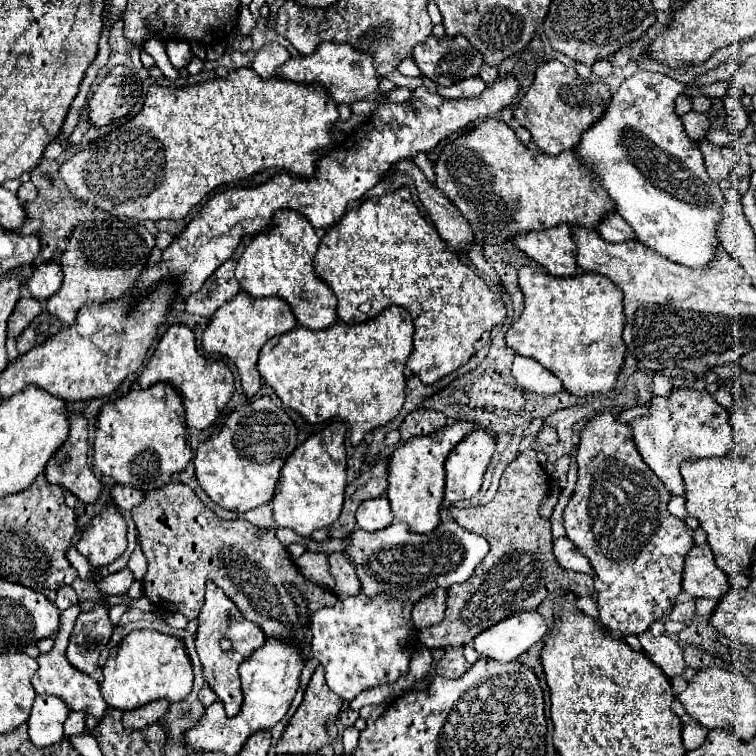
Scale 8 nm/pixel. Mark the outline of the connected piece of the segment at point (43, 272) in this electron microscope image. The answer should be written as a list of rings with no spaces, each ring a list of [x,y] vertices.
[[[47,262],[35,268],[33,276],[27,280],[27,290],[31,294],[31,298],[35,300],[49,300],[53,296],[53,292],[57,292],[61,288],[63,282],[63,272],[61,266],[57,262]]]

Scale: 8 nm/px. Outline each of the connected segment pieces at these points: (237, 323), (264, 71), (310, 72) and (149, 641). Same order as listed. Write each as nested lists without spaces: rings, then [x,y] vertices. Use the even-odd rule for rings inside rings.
[[[241,290],[233,300],[223,304],[211,316],[211,322],[203,334],[203,348],[209,354],[219,354],[219,356],[231,358],[239,370],[245,396],[253,398],[261,386],[261,376],[259,376],[257,366],[255,366],[261,346],[269,338],[285,334],[287,330],[293,330],[295,326],[297,326],[297,320],[295,320],[295,316],[285,300],[281,300],[281,298],[259,298],[257,300]]]
[[[277,42],[265,44],[265,46],[257,52],[255,60],[251,62],[251,68],[253,68],[263,80],[269,80],[269,78],[277,76],[277,68],[279,68],[287,58],[289,58],[289,52],[287,52],[281,44],[277,44]]]
[[[331,42],[319,44],[311,56],[289,58],[283,64],[283,68],[279,68],[279,78],[287,78],[287,80],[299,82],[299,84],[319,82],[327,88],[327,92],[331,94],[331,98],[337,104],[363,100],[369,94],[377,92],[377,84],[379,84],[371,56],[367,56],[355,48],[347,48],[347,44],[331,44]]]
[[[133,630],[131,634],[127,634],[109,654],[107,664],[103,666],[103,684],[101,684],[101,694],[105,698],[105,702],[111,708],[117,710],[133,710],[139,708],[147,702],[153,700],[167,700],[167,702],[181,702],[189,696],[191,688],[193,688],[193,670],[191,670],[191,660],[187,656],[185,644],[179,636],[171,636],[171,634],[161,634],[157,630]]]

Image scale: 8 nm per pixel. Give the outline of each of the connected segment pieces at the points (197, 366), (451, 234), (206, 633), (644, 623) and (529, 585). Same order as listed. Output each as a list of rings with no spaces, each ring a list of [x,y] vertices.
[[[185,324],[169,326],[169,330],[161,336],[153,358],[139,374],[141,388],[149,388],[157,382],[169,382],[181,394],[183,404],[185,404],[187,428],[195,428],[195,430],[209,428],[219,416],[219,412],[223,410],[223,406],[229,402],[235,390],[233,374],[227,368],[227,364],[223,362],[207,364],[207,360],[195,348],[193,332]]]
[[[401,160],[395,166],[395,170],[405,172],[405,174],[409,174],[415,180],[415,186],[417,186],[417,192],[419,192],[419,200],[427,208],[431,220],[435,222],[435,228],[437,228],[439,236],[455,252],[465,254],[467,248],[473,244],[473,234],[471,234],[471,226],[461,216],[461,212],[443,196],[441,190],[437,190],[437,186],[433,186],[433,184],[427,182],[427,178],[415,166],[415,162]]]
[[[207,582],[205,588],[205,604],[199,614],[199,628],[195,634],[195,648],[203,666],[203,676],[209,682],[211,690],[217,694],[217,698],[225,704],[227,716],[235,716],[243,704],[241,694],[241,682],[239,682],[239,664],[251,656],[255,648],[259,648],[265,640],[265,634],[259,630],[257,624],[251,624],[243,618],[239,608],[223,594],[223,590]]]
[[[605,408],[593,414],[581,430],[575,452],[579,480],[567,508],[563,510],[563,526],[567,530],[567,538],[591,560],[593,572],[601,580],[597,592],[599,620],[609,630],[625,636],[645,632],[675,606],[675,598],[683,590],[683,560],[693,548],[693,530],[683,520],[667,512],[671,492],[667,492],[663,482],[641,460],[633,442],[631,426],[619,422],[619,412],[621,408]]]
[[[525,450],[505,468],[501,486],[489,504],[463,510],[451,508],[451,518],[459,526],[485,536],[491,544],[491,550],[465,584],[455,584],[447,590],[449,598],[443,622],[419,630],[419,642],[423,646],[465,646],[479,632],[491,628],[499,620],[515,616],[515,612],[537,608],[549,594],[573,592],[575,596],[587,596],[595,592],[595,580],[591,574],[565,570],[553,556],[551,524],[539,516],[539,504],[543,502],[549,488],[551,480],[537,462],[535,450]]]

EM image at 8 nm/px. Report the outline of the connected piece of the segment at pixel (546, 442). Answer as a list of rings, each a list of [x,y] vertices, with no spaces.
[[[545,426],[545,428],[541,428],[541,430],[537,432],[537,442],[539,442],[541,446],[553,446],[553,444],[559,442],[559,434],[557,434],[555,428]]]

